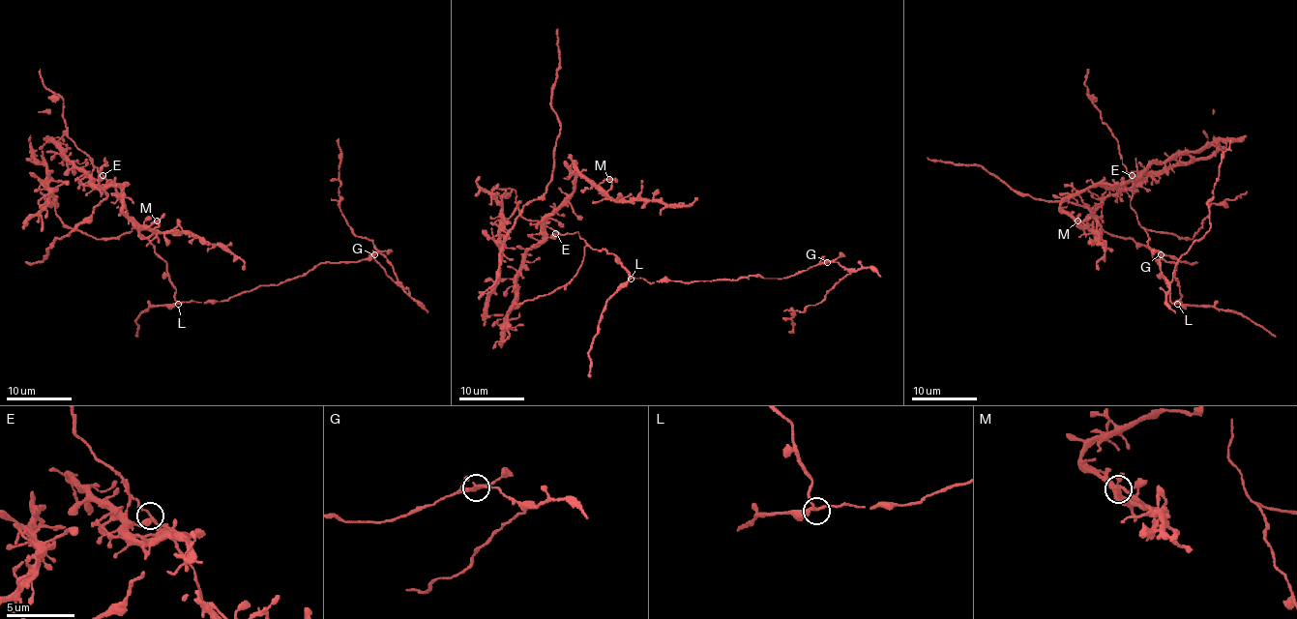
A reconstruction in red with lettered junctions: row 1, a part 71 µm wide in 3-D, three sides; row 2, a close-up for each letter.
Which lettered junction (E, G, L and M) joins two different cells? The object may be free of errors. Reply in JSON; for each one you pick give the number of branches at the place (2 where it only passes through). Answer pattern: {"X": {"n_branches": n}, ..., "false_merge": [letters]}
{"G": {"n_branches": 3}, "false_merge": ["G"]}

